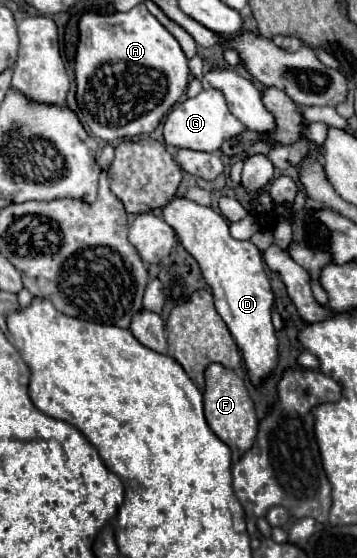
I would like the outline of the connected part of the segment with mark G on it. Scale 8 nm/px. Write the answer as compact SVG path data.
M209 88L197 94L195 98L187 98L185 102L177 104L163 126L163 136L169 146L175 148L189 148L189 150L201 150L201 152L215 152L221 148L225 140L231 140L239 136L245 130L245 124L241 124L227 108L227 102L221 94L221 90Z

